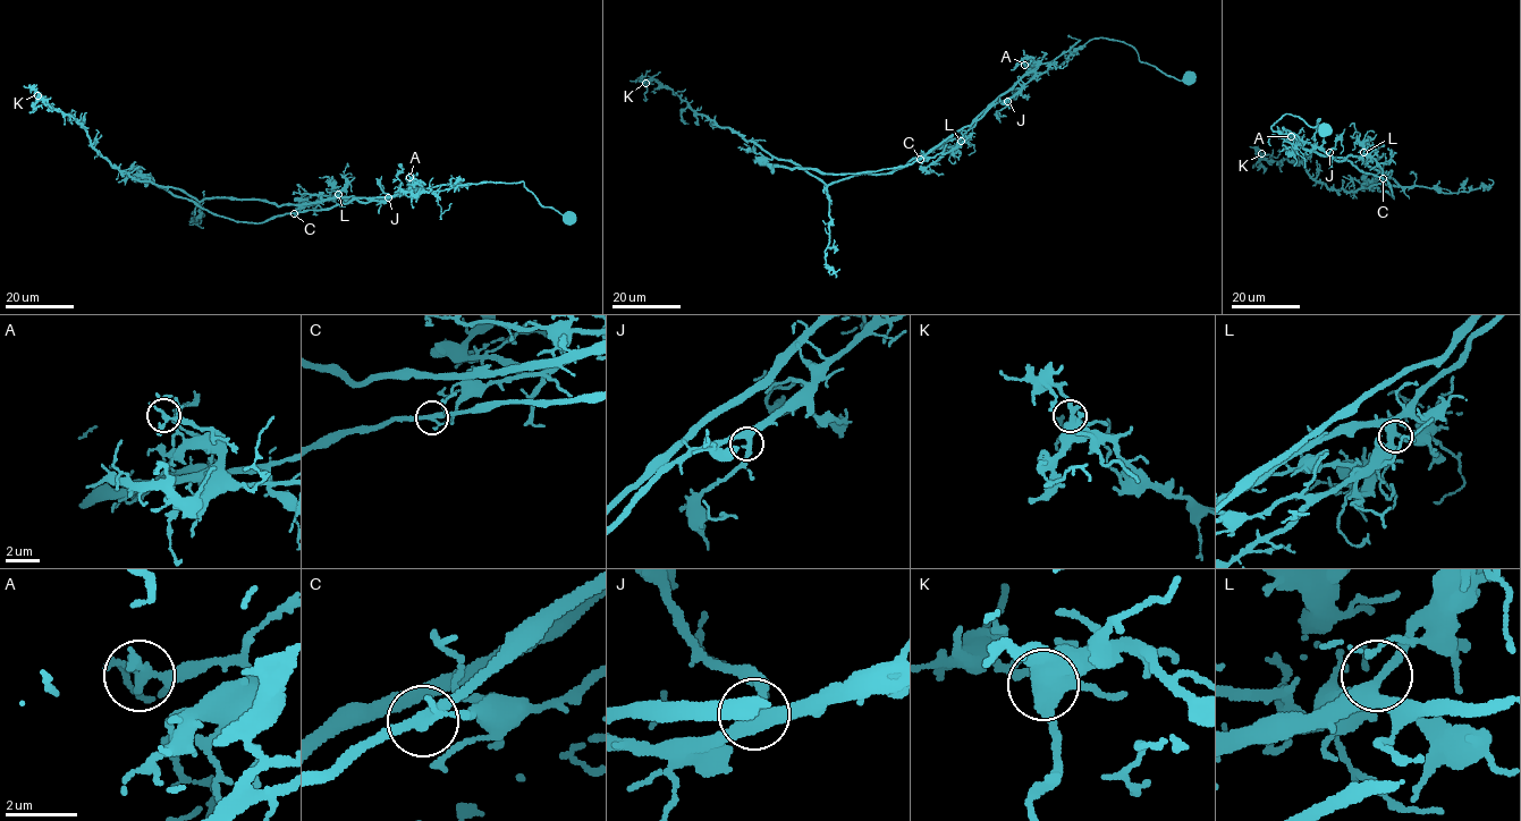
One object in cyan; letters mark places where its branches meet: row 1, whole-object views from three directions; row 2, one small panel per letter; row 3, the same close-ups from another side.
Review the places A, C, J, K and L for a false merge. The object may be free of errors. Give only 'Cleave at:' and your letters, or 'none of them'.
Cleave at: C

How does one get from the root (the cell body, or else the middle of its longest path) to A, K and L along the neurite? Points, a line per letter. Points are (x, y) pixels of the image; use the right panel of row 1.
A: (1324, 130), (1327, 132), (1319, 125), (1311, 127), (1287, 113), (1270, 128), (1296, 135), (1293, 146), (1291, 136)
K: (1324, 130), (1287, 113), (1270, 128), (1329, 158), (1361, 157), (1397, 187), (1333, 191), (1300, 162), (1261, 153)
L: (1324, 130), (1327, 132), (1319, 125), (1311, 127), (1287, 113), (1270, 128), (1295, 134), (1341, 161), (1363, 152)

